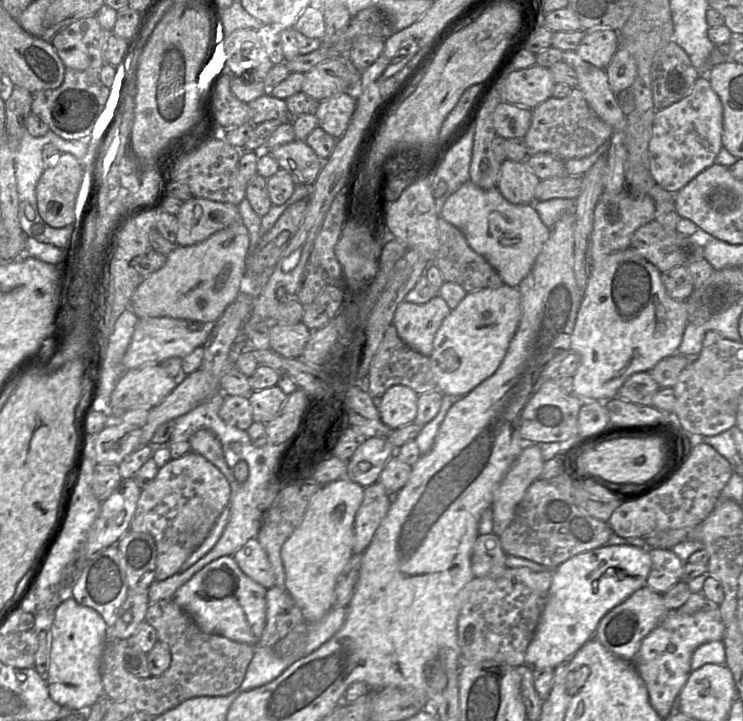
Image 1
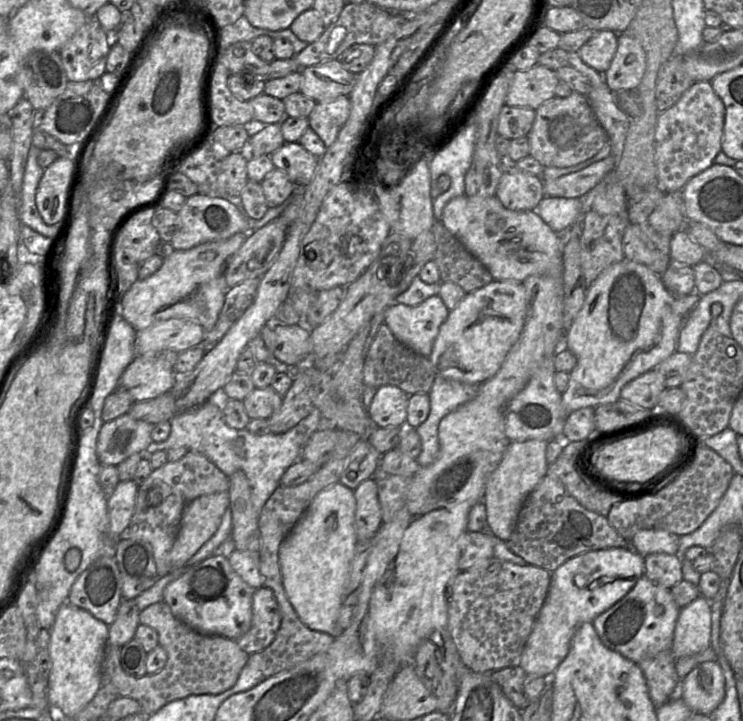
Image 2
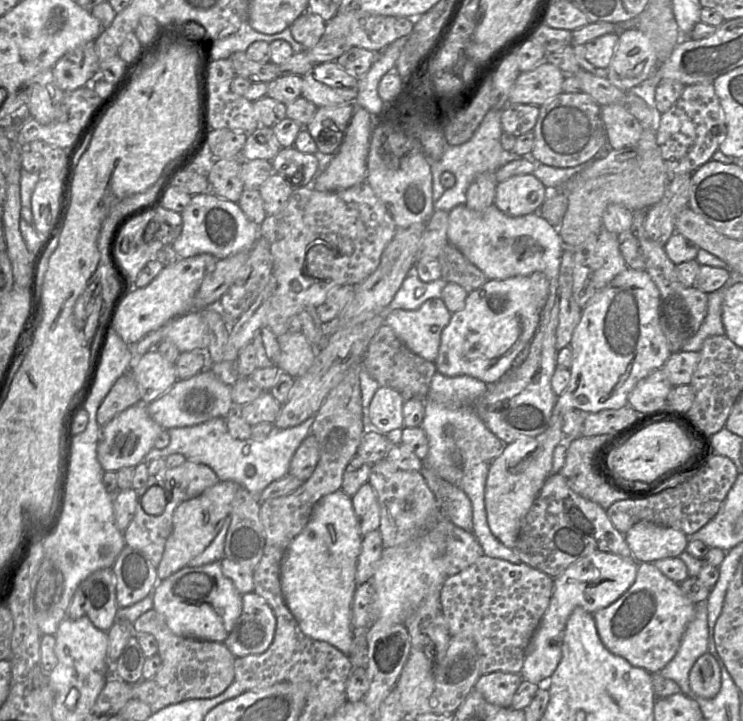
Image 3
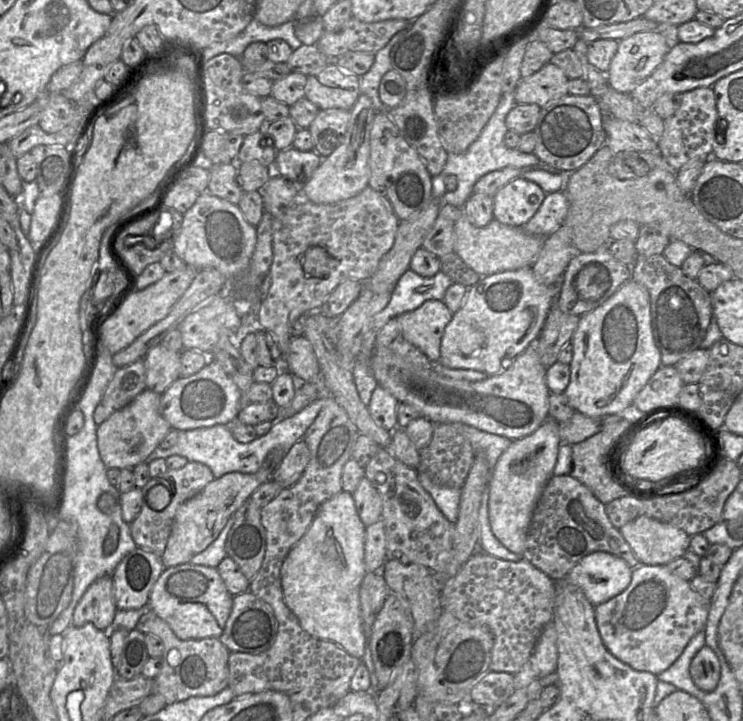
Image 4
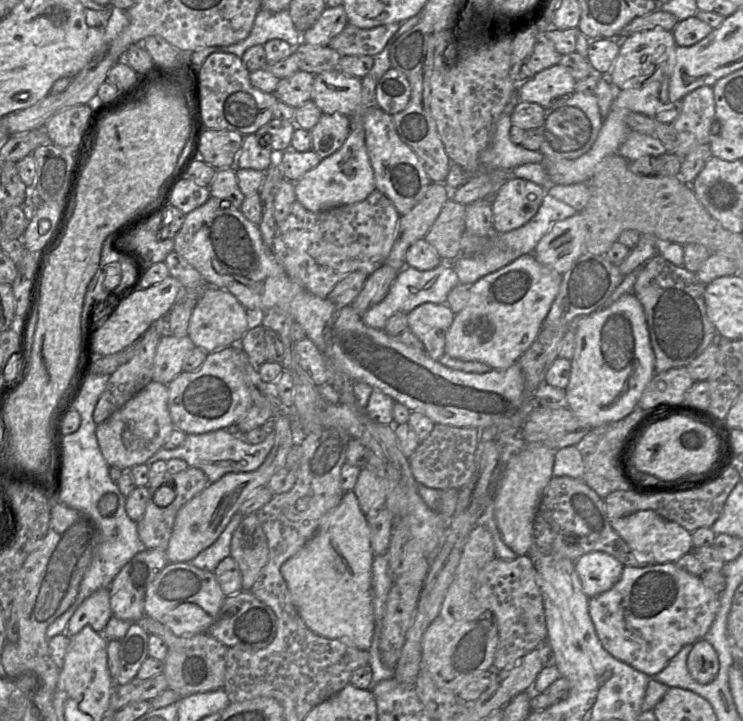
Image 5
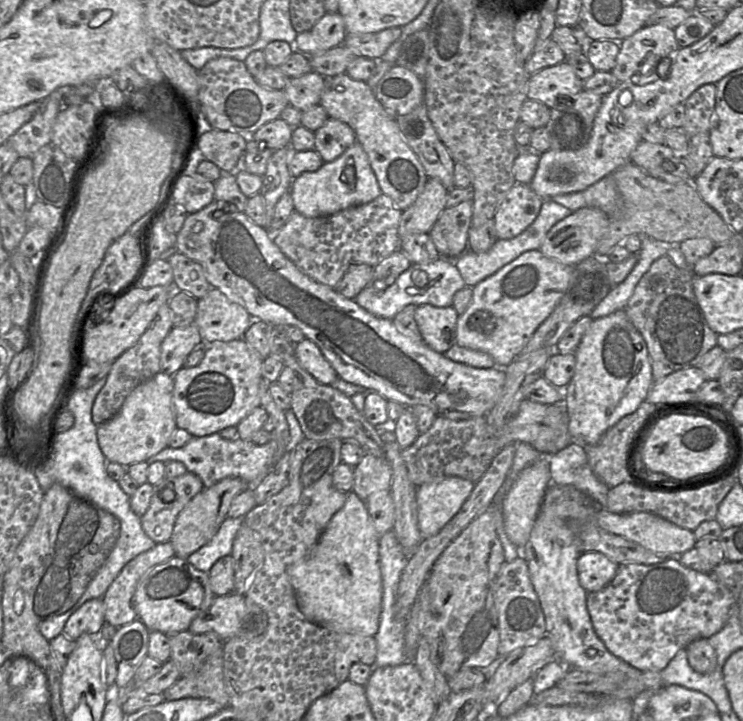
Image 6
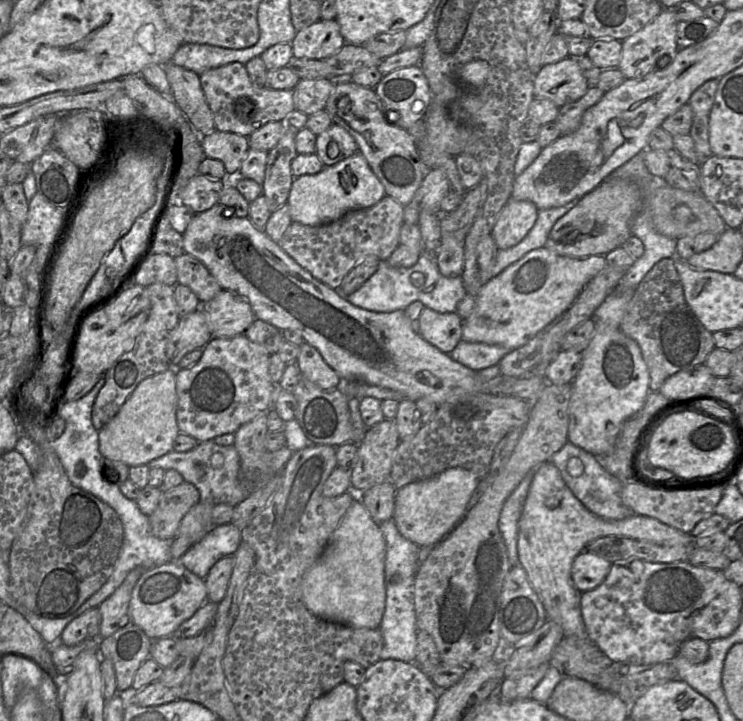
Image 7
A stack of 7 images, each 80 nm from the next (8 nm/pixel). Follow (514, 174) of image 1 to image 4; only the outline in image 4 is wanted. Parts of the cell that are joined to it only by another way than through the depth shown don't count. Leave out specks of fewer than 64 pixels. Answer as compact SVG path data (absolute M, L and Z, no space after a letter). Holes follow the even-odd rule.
M519 176L494 194L494 219L510 227L522 228L539 210L546 194L535 182Z

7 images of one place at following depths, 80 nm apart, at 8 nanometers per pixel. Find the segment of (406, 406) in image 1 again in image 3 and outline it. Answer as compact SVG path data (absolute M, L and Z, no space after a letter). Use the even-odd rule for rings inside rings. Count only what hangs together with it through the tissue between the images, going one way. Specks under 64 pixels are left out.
M380 386L367 409L367 424L383 434L396 435L403 427L405 397L396 389Z

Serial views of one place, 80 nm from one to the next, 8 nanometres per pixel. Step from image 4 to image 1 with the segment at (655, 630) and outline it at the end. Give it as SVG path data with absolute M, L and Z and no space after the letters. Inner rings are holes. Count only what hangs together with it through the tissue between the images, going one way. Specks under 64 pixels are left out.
M645 586L606 613L599 621L594 637L619 658L632 661L643 638L660 623L667 612L662 594Z

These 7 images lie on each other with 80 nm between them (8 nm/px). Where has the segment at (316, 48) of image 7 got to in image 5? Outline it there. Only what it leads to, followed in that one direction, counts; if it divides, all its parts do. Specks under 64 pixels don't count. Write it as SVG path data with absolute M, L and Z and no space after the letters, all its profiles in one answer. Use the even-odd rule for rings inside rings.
M343 5L326 7L314 25L302 33L302 43L328 46L330 40L340 34L348 24Z

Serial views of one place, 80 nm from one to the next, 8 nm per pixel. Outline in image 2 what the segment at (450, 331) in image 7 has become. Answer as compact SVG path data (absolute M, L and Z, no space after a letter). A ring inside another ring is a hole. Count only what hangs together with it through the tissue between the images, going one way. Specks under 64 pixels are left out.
M435 295L418 306L392 303L385 310L384 323L399 342L417 354L429 357L440 326L449 313L441 297Z

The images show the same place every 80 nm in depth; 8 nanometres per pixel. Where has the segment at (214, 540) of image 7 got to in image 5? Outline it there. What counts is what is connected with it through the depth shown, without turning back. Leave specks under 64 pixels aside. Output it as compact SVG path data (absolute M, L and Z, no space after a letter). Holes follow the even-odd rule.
M235 513L218 539L211 546L203 550L193 560L191 560L191 565L202 570L214 572L218 564L224 558L231 555L230 545L232 535L240 524L241 519L242 515Z

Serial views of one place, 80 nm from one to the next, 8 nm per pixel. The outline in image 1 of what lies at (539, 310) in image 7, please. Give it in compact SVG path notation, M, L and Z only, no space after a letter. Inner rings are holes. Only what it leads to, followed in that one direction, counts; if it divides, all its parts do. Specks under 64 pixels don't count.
M506 284L467 293L437 330L429 356L436 387L443 395L464 397L501 365L521 319L518 288Z

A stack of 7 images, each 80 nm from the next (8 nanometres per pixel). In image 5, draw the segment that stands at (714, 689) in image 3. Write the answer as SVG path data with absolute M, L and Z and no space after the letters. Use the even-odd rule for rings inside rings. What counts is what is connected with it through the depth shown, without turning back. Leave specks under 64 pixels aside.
M697 640L688 655L687 668L698 683L712 682L719 670L718 656L713 646L706 640Z

